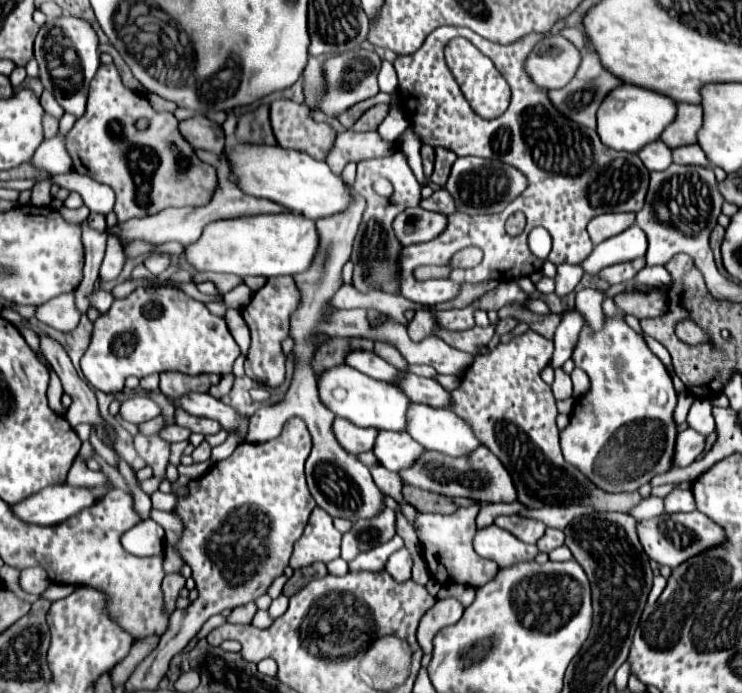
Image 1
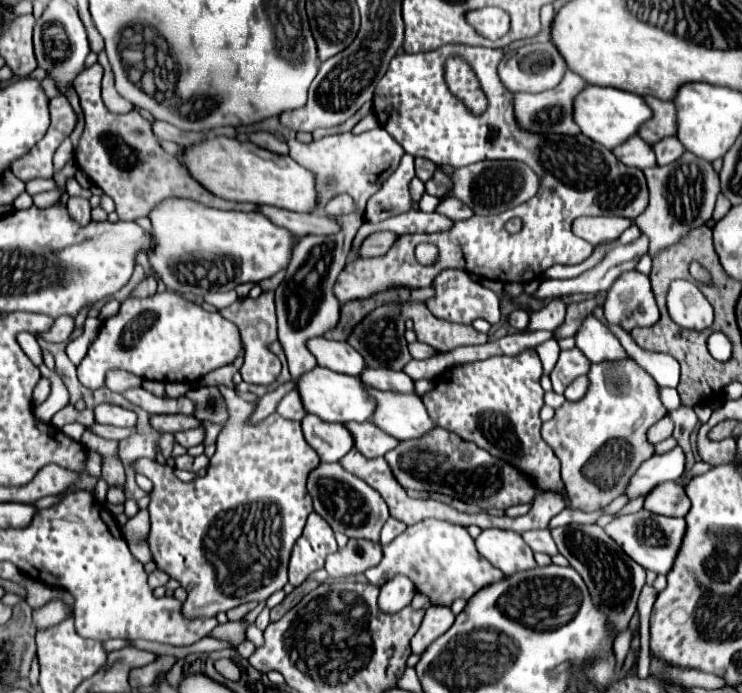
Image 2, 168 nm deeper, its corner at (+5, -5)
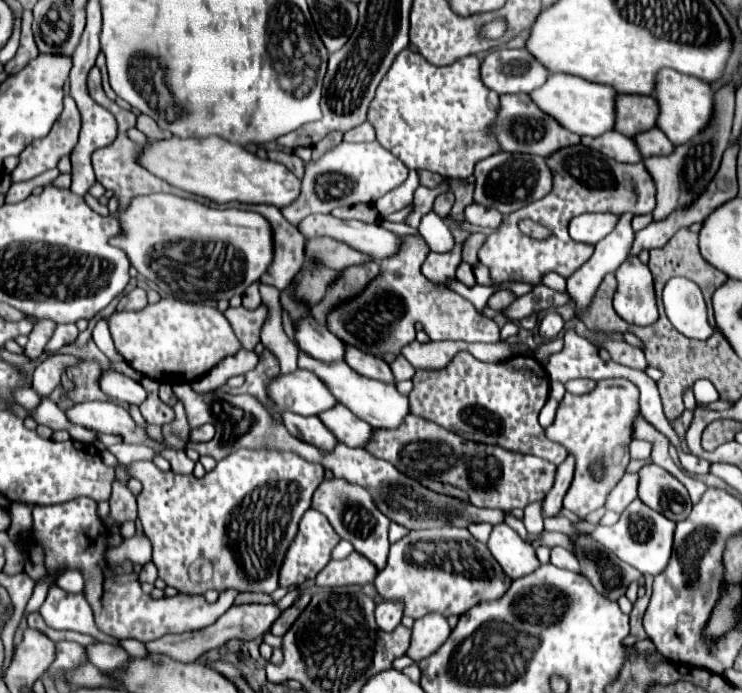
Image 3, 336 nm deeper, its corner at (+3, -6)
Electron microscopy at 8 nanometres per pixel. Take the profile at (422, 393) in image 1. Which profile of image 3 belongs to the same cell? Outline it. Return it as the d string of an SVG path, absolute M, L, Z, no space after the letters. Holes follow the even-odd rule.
M345 344L345 356L343 360L357 372L363 374L367 378L375 378L381 382L389 382L393 384L393 376L391 376L391 368L387 362L383 362L381 358L375 358L373 354L367 354L351 344Z

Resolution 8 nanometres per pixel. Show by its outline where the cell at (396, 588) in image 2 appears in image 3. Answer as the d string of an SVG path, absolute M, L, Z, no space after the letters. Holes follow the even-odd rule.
M385 600L383 604L379 604L375 608L375 618L377 618L377 626L383 630L383 632L391 632L399 626L401 618L403 618L403 604L401 602L389 602Z

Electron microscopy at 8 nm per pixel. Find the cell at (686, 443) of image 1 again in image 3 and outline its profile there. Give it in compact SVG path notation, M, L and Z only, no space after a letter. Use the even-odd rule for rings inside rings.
M625 474L619 484L609 492L605 508L621 514L631 504L631 500L637 498L637 478L637 474Z

